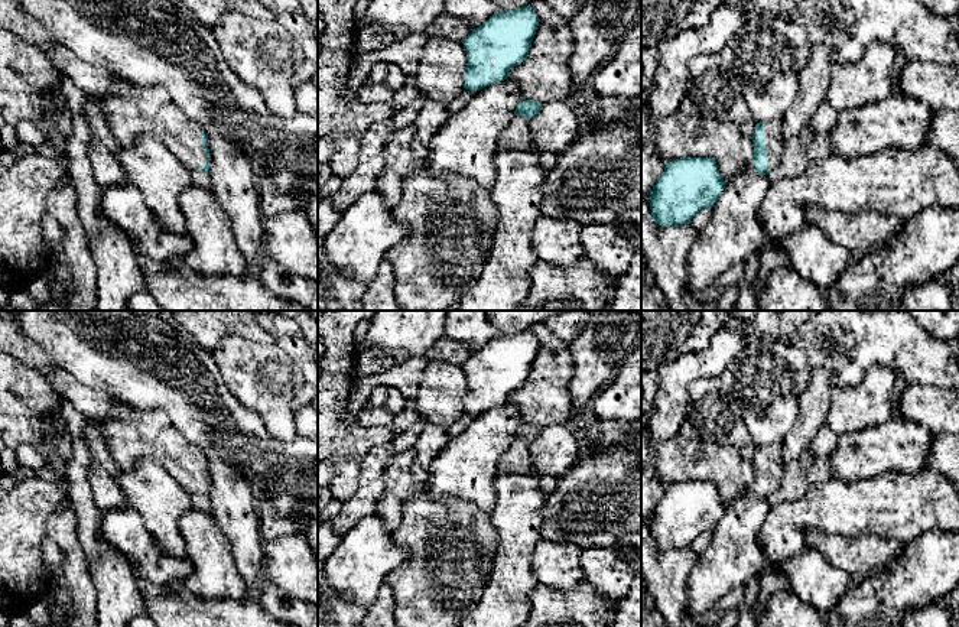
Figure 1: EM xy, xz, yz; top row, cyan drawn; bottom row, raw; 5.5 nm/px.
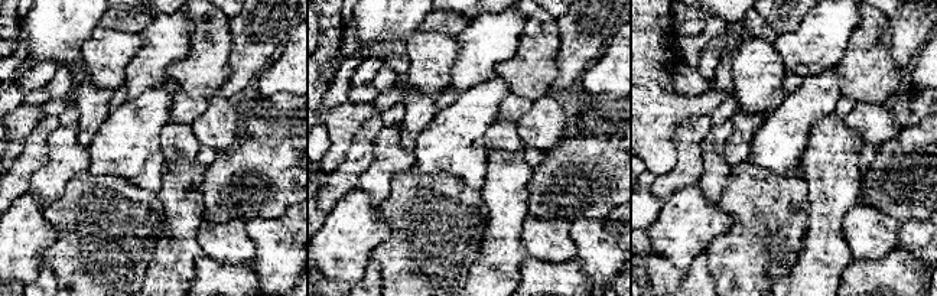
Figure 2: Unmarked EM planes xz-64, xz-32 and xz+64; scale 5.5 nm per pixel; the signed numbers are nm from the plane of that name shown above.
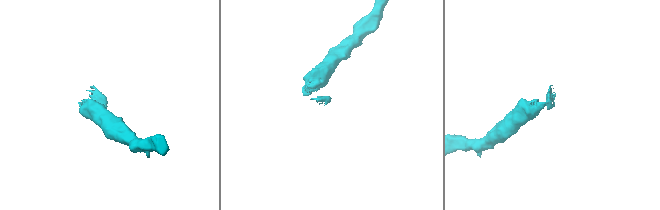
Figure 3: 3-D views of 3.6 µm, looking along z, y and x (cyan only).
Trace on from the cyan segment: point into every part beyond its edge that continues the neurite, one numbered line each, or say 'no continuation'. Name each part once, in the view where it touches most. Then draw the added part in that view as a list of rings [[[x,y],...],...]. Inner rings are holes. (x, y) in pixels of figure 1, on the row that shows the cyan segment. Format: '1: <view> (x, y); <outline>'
1: yz (773, 130); [[[780,118],[764,123],[765,144],[768,146],[768,169],[780,165],[783,150],[783,121]]]

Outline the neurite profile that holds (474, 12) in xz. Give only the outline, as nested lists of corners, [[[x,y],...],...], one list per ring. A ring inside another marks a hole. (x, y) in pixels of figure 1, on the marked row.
[[[445,0],[443,7],[446,14],[464,20],[472,30],[497,13],[491,0]]]

